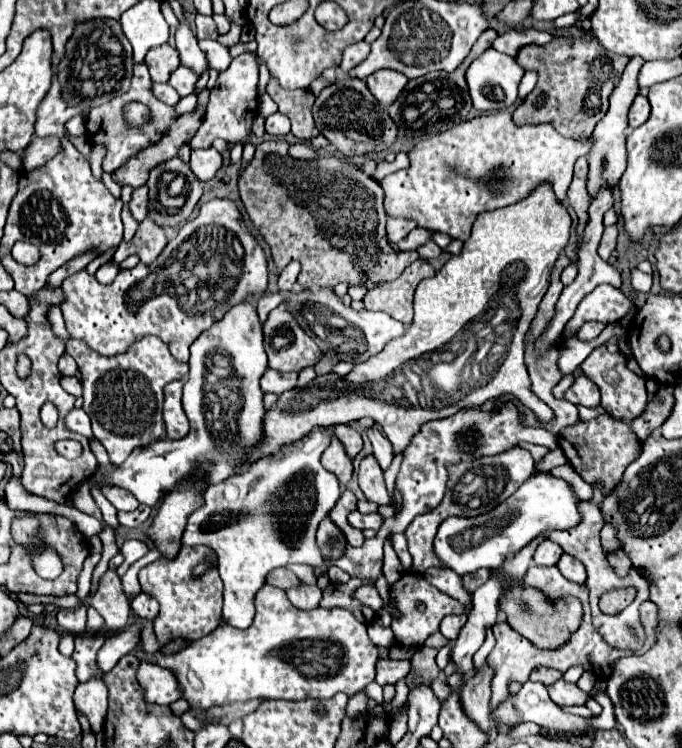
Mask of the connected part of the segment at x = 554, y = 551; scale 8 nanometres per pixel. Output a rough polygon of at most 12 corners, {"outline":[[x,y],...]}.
{"outline":[[544,542],[536,548],[534,564],[554,566],[564,550]]}

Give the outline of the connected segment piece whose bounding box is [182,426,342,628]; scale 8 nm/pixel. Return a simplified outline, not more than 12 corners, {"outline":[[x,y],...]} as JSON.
{"outline":[[334,426],[204,488],[182,546],[218,554],[224,622],[270,570],[320,566]]}

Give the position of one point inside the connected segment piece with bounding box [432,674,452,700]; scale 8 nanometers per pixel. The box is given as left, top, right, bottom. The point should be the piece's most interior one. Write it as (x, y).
(441, 689)

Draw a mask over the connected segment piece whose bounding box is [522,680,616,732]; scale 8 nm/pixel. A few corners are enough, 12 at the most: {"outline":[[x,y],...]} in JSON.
{"outline":[[540,682],[522,684],[522,722],[574,732],[616,728],[612,706],[600,716],[562,712]]}

